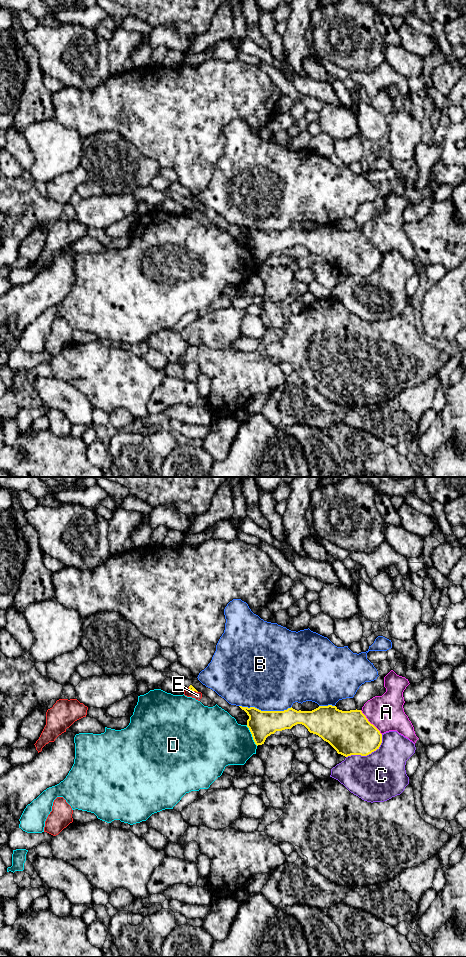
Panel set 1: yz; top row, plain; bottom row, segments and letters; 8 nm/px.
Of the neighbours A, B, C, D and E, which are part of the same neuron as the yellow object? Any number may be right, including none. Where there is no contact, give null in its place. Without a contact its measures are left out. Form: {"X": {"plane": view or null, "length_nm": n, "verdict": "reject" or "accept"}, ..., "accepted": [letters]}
{"A": {"plane": "yz", "length_nm": 260, "verdict": "reject"}, "B": {"plane": "yz", "length_nm": 420, "verdict": "reject"}, "C": {"plane": "yz", "length_nm": 340, "verdict": "reject"}, "D": {"plane": "yz", "length_nm": 190, "verdict": "reject"}, "E": {"plane": "yz", "length_nm": 90, "verdict": "reject"}, "accepted": []}

